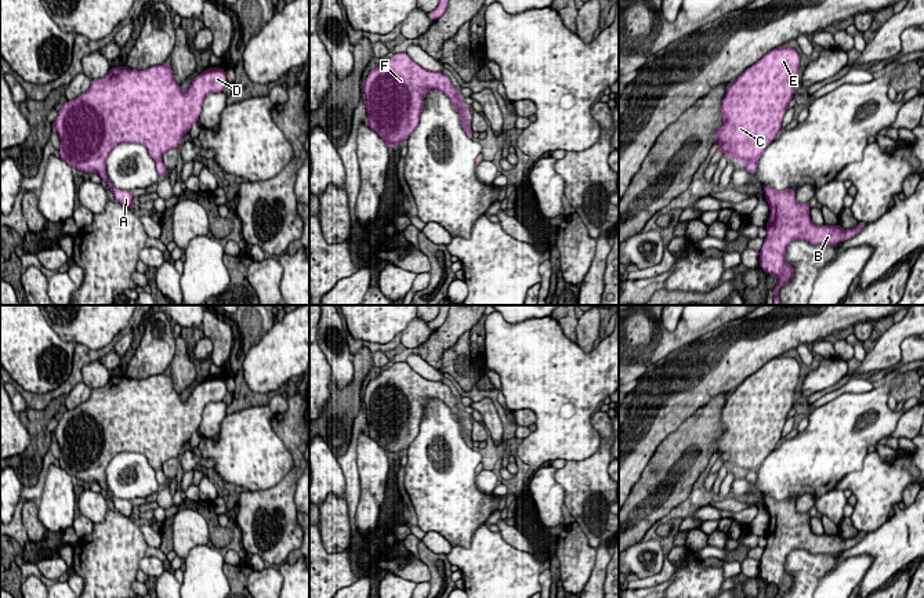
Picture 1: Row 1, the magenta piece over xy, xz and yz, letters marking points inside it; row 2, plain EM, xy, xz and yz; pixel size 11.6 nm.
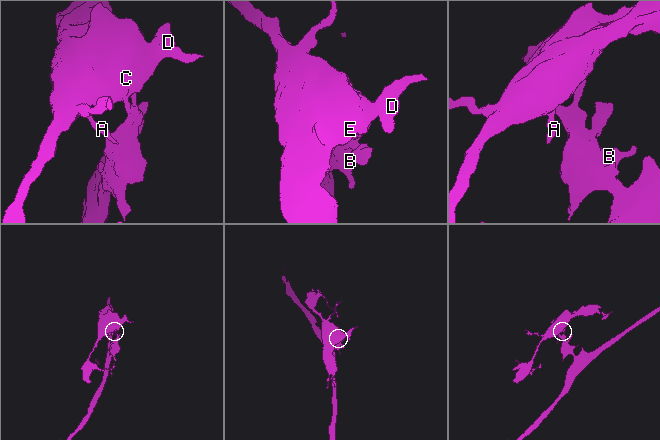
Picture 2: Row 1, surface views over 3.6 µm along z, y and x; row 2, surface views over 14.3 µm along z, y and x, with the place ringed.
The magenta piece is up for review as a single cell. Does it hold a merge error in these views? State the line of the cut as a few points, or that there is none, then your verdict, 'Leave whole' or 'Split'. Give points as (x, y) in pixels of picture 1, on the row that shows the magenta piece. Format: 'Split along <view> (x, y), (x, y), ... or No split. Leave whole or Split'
No split. Leave whole

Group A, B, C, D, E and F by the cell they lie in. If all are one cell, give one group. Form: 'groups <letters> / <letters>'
groups A B C D E F

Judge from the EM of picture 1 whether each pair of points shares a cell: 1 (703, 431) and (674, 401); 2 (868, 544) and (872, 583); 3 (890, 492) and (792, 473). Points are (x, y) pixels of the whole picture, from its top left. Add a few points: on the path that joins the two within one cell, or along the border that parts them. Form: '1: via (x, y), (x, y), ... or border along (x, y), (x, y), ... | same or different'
1: border along (716, 397), (698, 408), (666, 438) | different
2: via (877, 554), (879, 573) | same
3: border along (863, 461), (859, 468), (848, 471), (834, 488) | different

